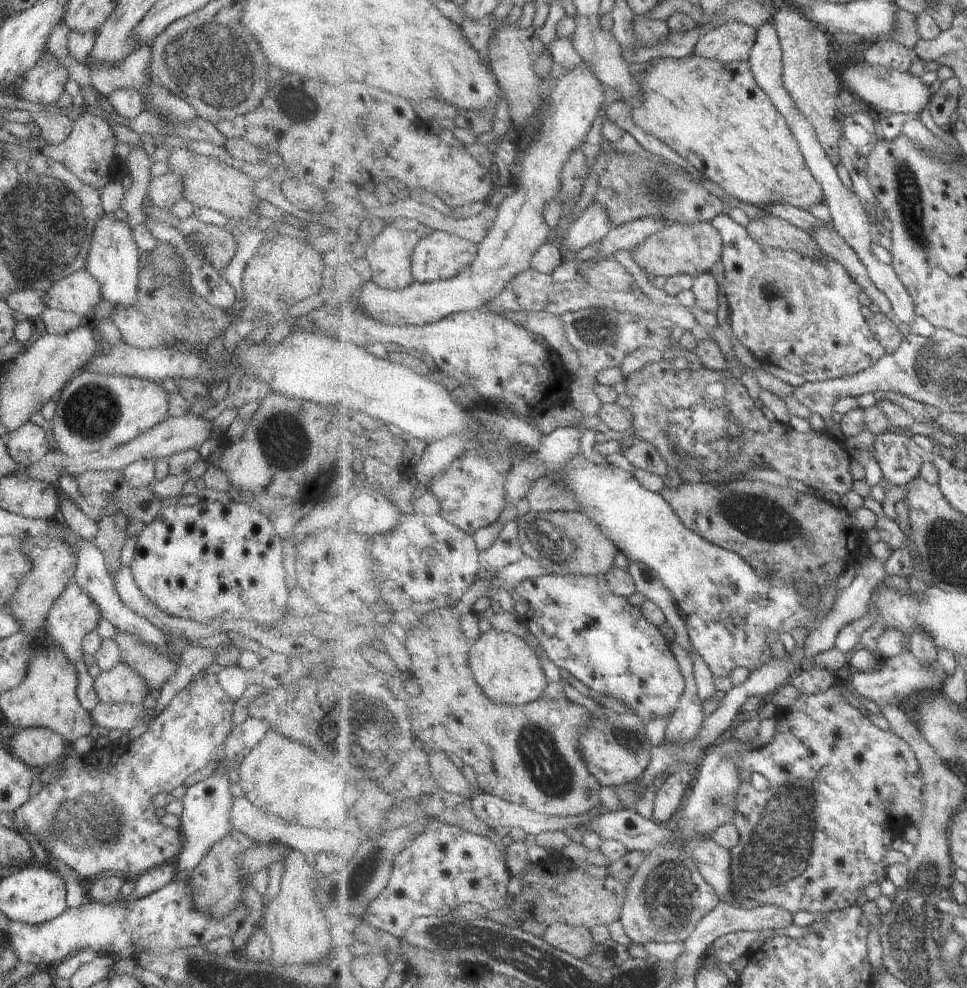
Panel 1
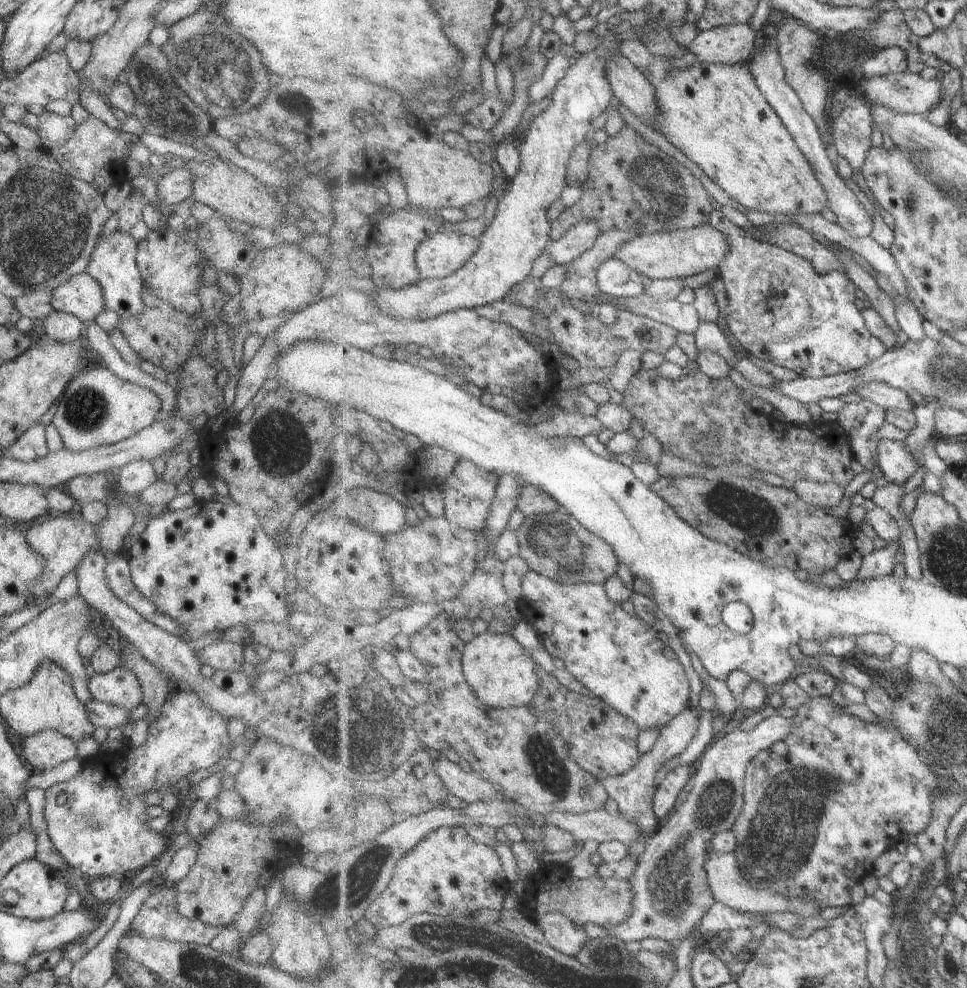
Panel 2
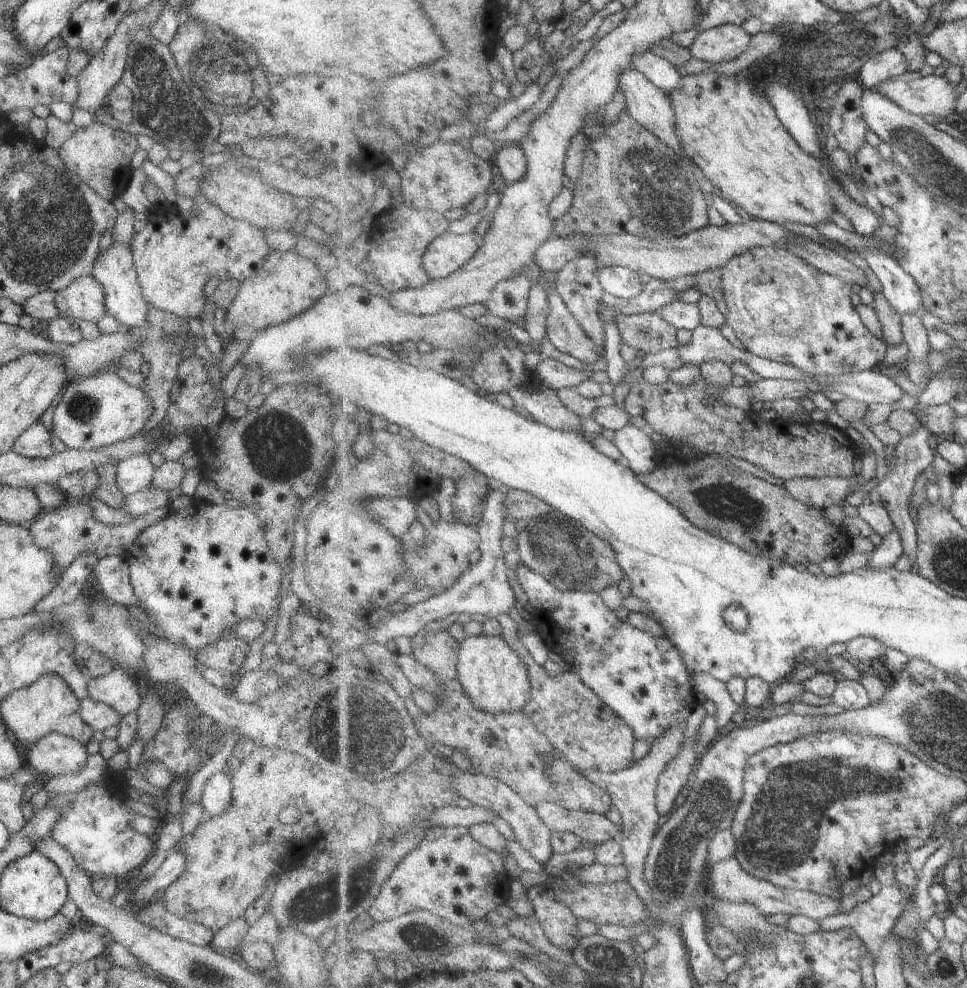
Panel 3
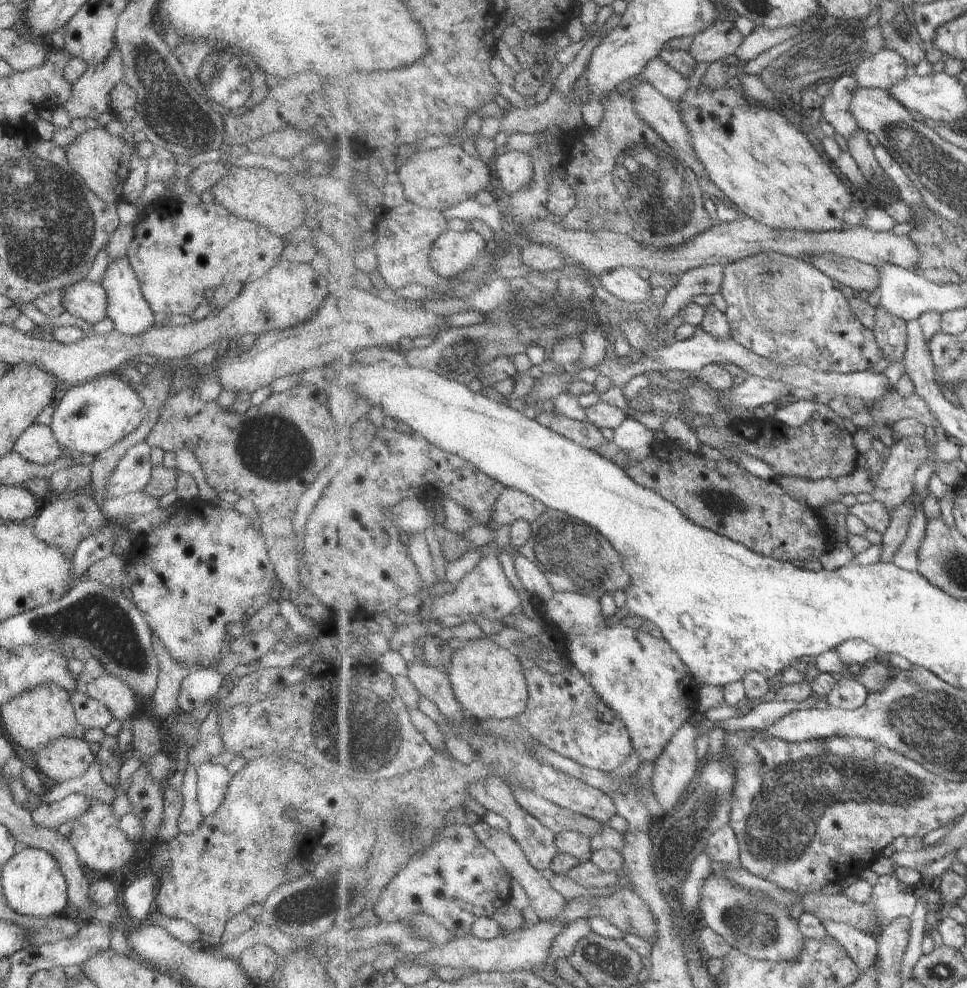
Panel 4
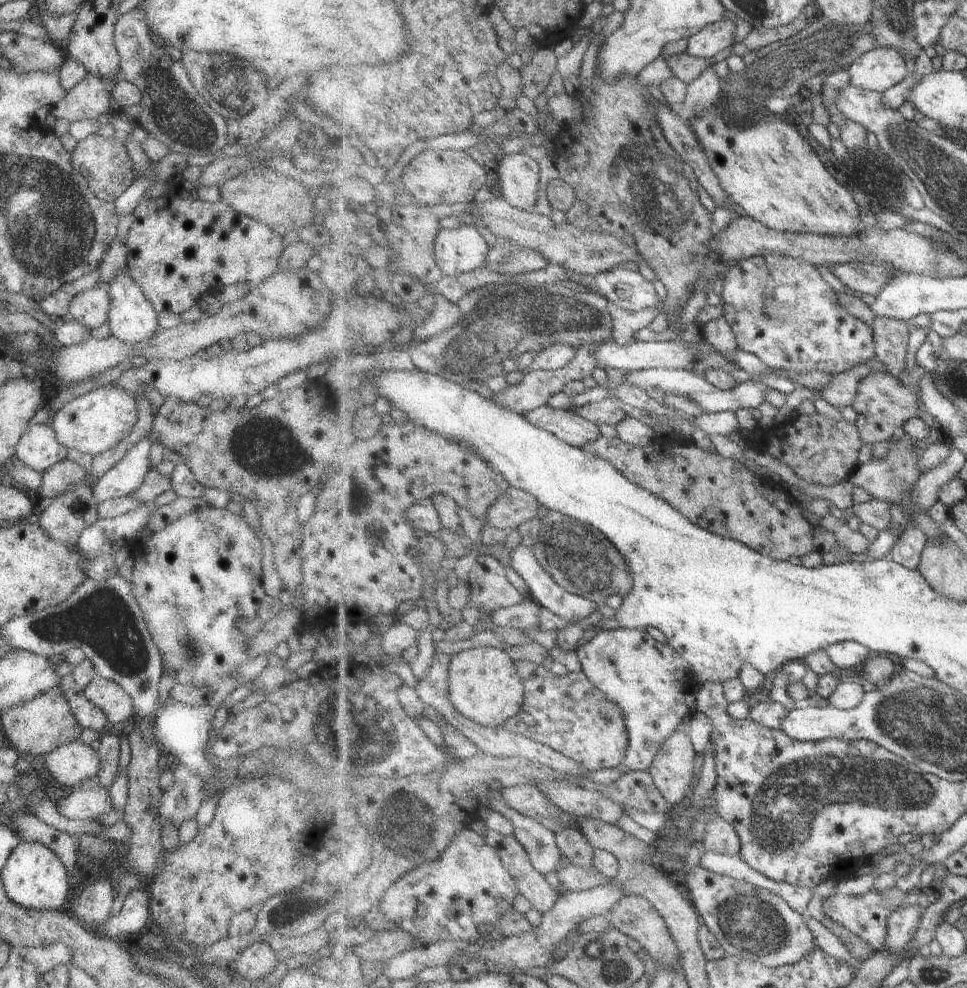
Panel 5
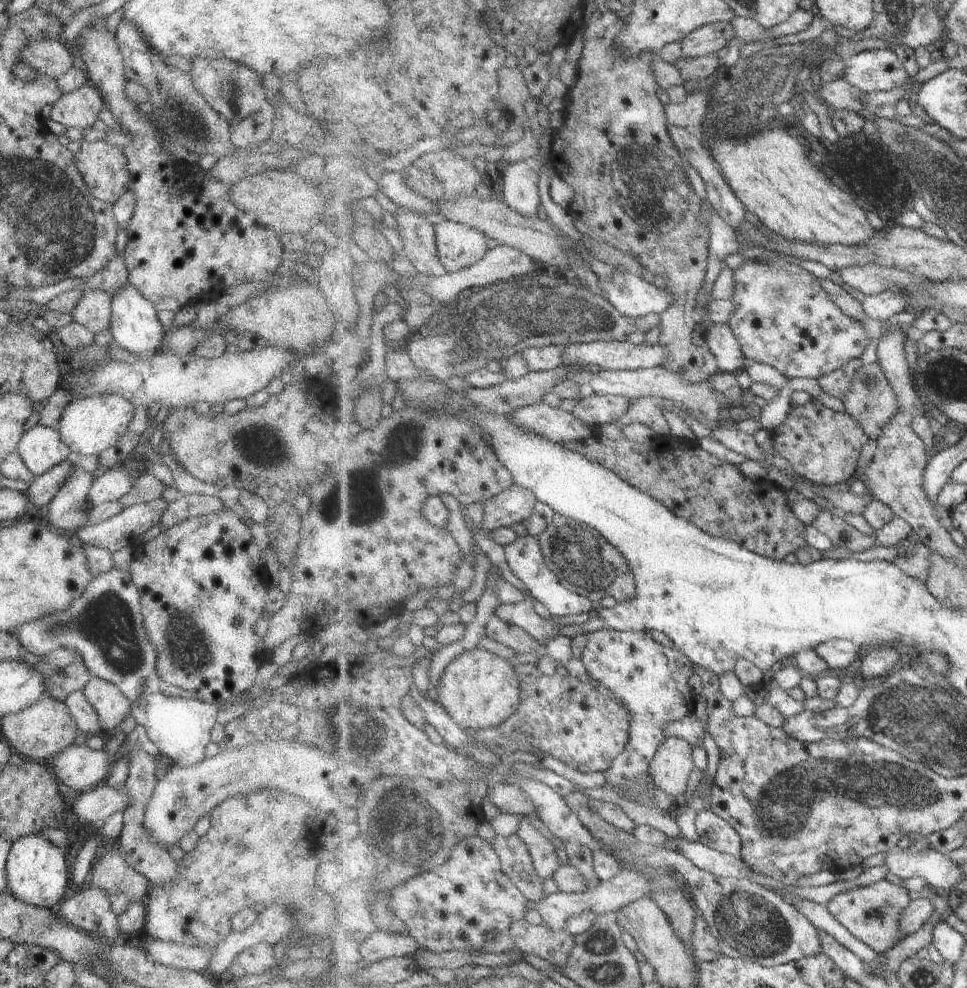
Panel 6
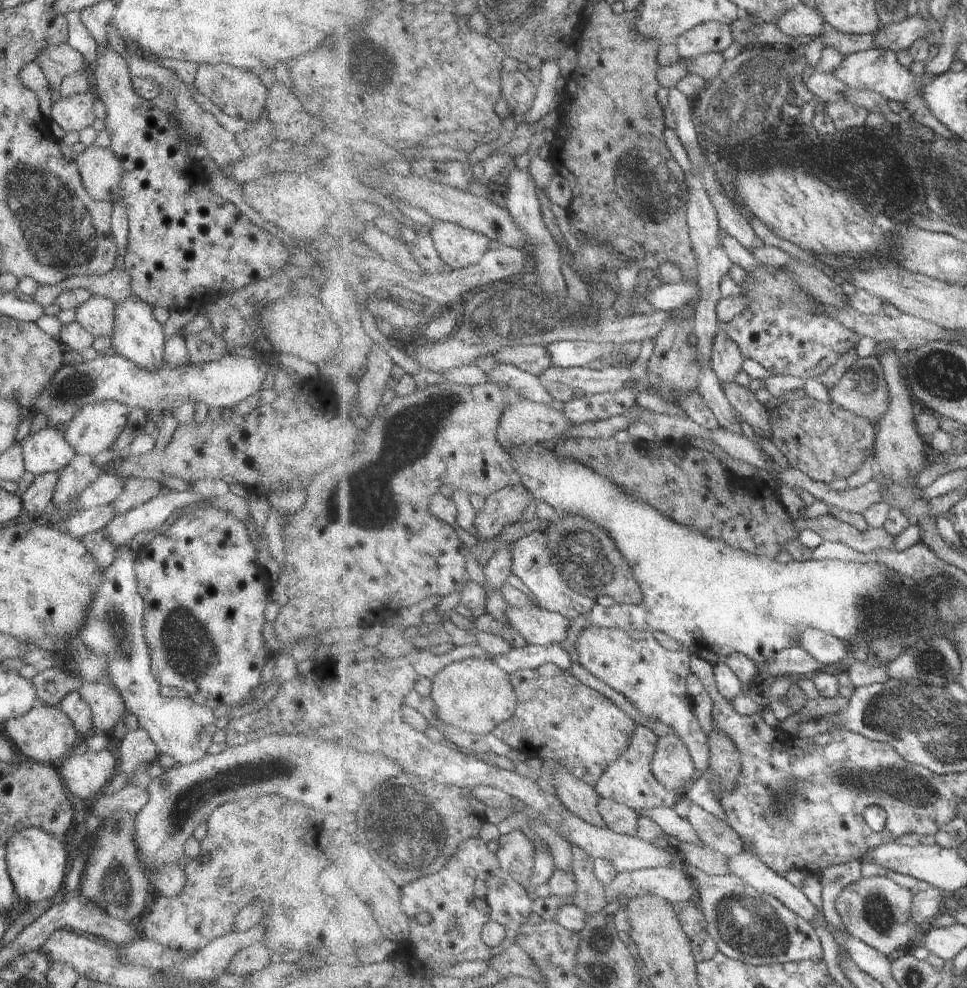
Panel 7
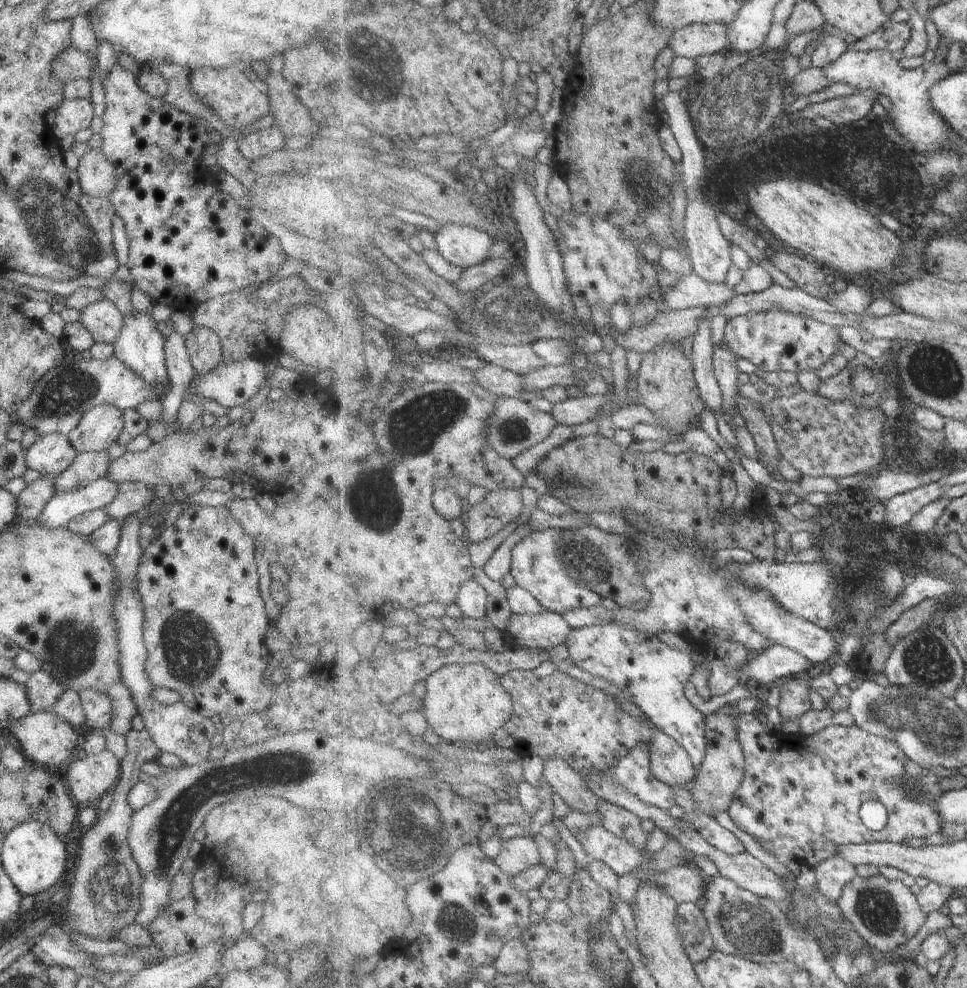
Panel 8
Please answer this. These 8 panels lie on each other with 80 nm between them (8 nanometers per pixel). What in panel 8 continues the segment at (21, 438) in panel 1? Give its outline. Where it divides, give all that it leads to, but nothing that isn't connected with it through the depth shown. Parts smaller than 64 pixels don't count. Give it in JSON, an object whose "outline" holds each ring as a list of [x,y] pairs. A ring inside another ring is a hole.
{"outline":[[[62,433],[40,435],[25,451],[27,468],[49,476],[59,475],[66,470],[78,454],[68,436]]]}

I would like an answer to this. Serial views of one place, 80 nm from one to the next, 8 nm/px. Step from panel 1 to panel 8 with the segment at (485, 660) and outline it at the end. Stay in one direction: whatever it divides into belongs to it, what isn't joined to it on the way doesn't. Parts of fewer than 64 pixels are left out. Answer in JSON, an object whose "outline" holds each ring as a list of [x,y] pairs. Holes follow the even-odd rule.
{"outline":[[[482,663],[451,664],[441,668],[433,674],[427,682],[425,699],[425,715],[428,717],[432,728],[442,737],[444,742],[471,742],[480,745],[488,739],[494,738],[495,734],[503,729],[514,716],[515,702],[510,691],[503,683],[503,677],[495,670]]]}

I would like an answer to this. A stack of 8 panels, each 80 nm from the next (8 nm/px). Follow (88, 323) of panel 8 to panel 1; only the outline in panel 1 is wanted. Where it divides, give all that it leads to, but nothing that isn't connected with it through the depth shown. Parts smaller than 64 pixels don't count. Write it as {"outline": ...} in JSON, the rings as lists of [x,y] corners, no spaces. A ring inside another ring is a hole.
{"outline":[[[84,268],[47,287],[42,302],[46,307],[72,311],[89,321],[95,312],[94,304],[100,297],[102,298],[99,282]]]}

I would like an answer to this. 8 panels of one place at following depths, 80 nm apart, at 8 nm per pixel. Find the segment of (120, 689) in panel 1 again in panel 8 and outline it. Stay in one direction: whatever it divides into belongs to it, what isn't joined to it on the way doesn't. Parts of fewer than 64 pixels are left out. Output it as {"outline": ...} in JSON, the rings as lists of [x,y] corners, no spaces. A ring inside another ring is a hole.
{"outline":[[[83,688],[78,691],[89,731],[100,732],[111,728],[113,717],[112,699],[102,691]]]}

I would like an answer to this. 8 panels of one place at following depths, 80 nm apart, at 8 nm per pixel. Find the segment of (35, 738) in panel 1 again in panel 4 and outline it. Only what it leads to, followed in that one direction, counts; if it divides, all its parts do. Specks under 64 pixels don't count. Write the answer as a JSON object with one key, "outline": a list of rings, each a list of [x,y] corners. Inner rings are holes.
{"outline":[[[53,738],[36,753],[37,766],[56,783],[82,775],[96,758],[84,738]]]}

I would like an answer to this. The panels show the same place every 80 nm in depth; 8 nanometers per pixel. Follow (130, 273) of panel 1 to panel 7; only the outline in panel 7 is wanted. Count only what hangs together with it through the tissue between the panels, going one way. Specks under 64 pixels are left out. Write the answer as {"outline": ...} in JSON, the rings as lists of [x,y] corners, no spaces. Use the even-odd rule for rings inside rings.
{"outline":[[[132,294],[124,302],[117,302],[114,311],[112,345],[118,355],[135,362],[143,369],[156,370],[164,364],[164,347],[168,337],[164,336],[162,325],[154,317],[154,307]]]}

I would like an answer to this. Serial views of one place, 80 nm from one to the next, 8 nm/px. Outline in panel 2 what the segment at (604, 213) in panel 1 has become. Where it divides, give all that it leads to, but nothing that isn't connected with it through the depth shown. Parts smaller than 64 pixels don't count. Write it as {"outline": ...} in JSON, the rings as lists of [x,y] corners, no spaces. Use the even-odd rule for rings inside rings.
{"outline":[[[578,221],[572,230],[564,232],[564,238],[549,245],[548,256],[556,260],[557,266],[571,265],[594,248],[602,233],[604,233],[603,228],[596,221]]]}

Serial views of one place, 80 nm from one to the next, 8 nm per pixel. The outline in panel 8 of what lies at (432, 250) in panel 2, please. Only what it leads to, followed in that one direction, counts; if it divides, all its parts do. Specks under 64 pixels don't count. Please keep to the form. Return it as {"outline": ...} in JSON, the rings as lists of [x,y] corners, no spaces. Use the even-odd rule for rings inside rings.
{"outline":[[[446,225],[435,234],[438,250],[457,267],[467,269],[486,262],[496,239],[473,226]]]}

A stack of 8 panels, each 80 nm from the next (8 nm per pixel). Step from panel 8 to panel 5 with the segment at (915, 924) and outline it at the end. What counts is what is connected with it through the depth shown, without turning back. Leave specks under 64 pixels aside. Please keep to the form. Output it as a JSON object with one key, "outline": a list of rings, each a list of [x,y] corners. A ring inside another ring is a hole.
{"outline":[[[898,888],[889,891],[874,890],[861,897],[837,893],[831,898],[823,899],[824,911],[834,921],[860,936],[875,951],[882,951],[885,950],[886,941],[889,938],[889,924],[892,914],[902,908],[906,897],[907,892],[902,892]]]}

